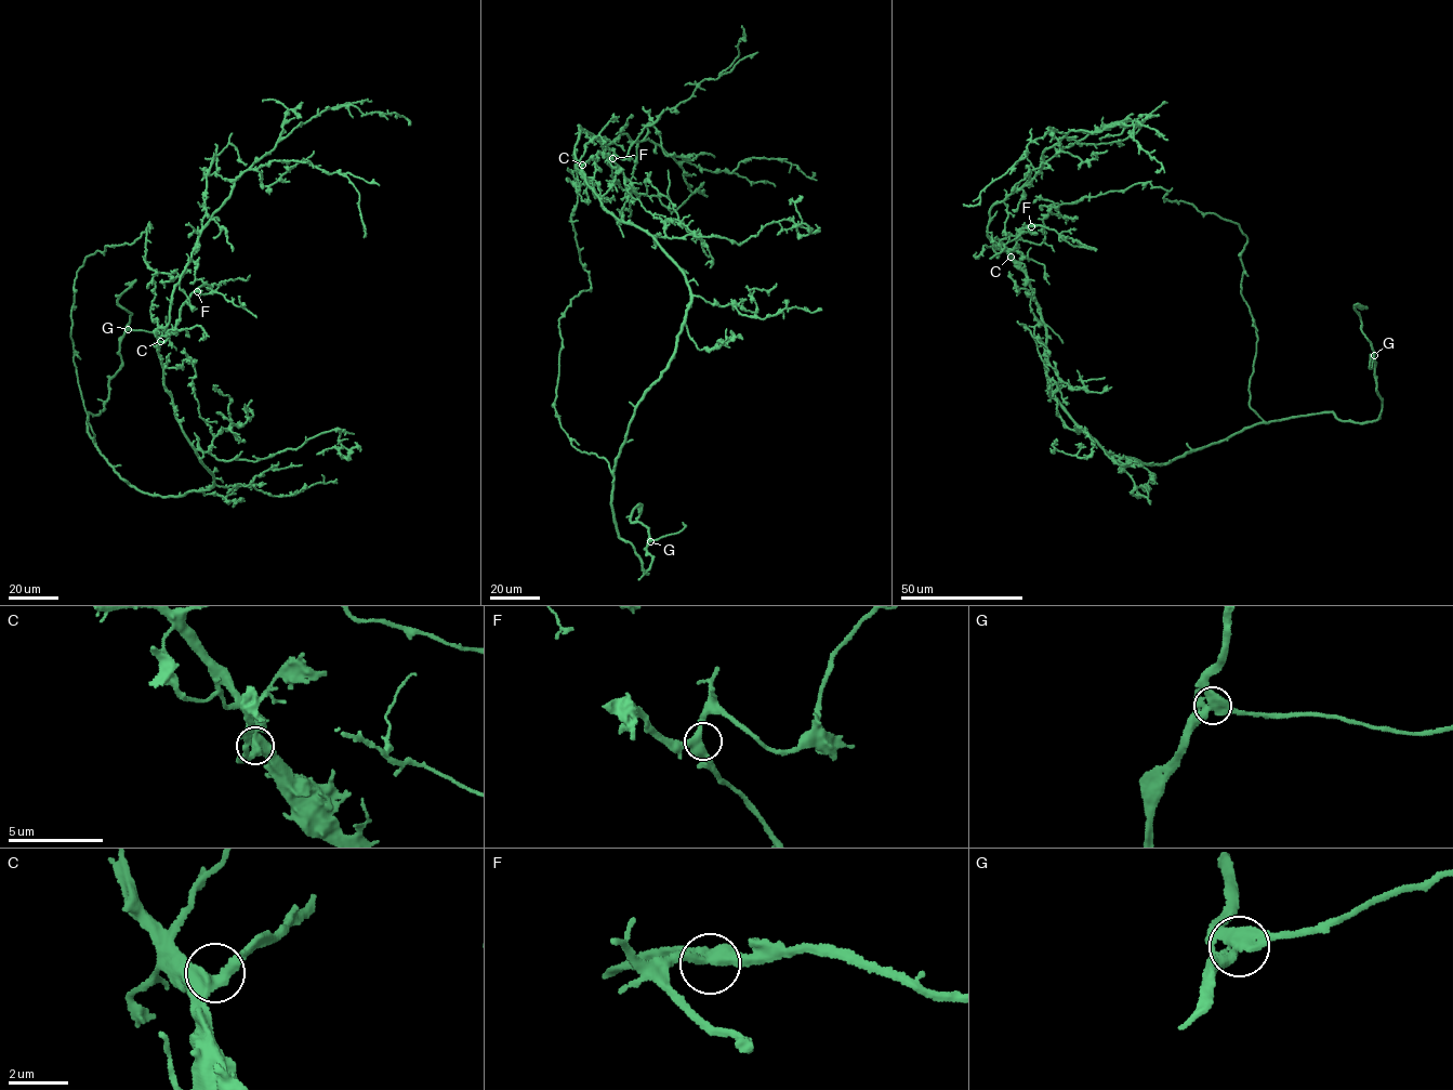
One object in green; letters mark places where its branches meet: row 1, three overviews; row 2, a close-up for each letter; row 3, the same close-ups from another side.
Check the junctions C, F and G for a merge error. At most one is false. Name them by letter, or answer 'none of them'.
none of them

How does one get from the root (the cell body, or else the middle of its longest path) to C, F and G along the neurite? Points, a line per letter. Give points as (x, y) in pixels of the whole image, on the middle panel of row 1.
C: (681, 329), (690, 296), (684, 274), (646, 232), (607, 211), (586, 183), (582, 165)
F: (681, 329), (690, 296), (684, 274), (646, 232), (607, 211), (584, 180), (582, 167), (592, 157), (612, 158)
G: (681, 329), (669, 364), (635, 408), (613, 469), (617, 533), (648, 574), (650, 541)

